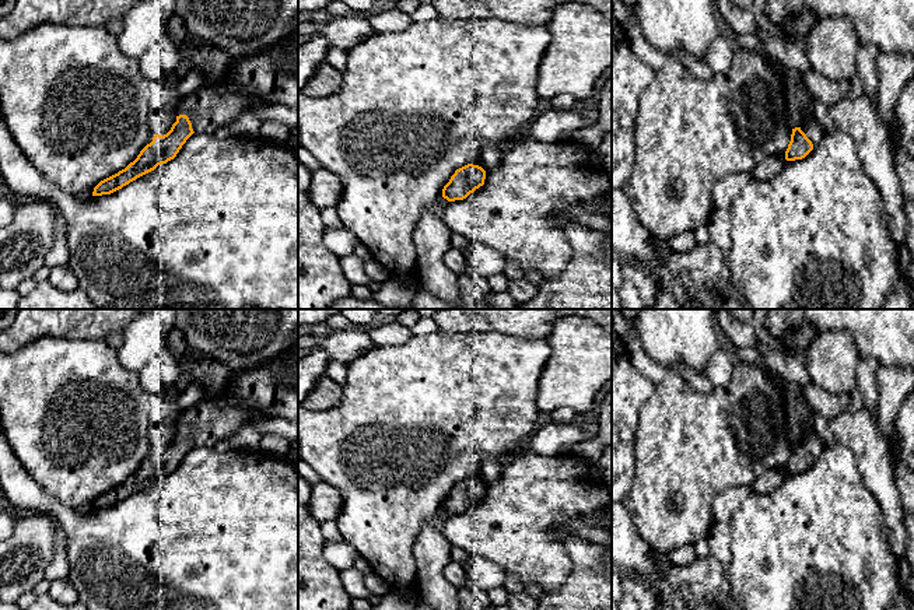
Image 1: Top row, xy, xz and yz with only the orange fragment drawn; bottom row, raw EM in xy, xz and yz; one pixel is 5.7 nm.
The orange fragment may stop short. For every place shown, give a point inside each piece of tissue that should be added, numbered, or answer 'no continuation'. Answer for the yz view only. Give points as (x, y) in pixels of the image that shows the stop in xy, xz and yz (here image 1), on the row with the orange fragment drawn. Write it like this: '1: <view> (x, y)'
1: yz (811, 128)

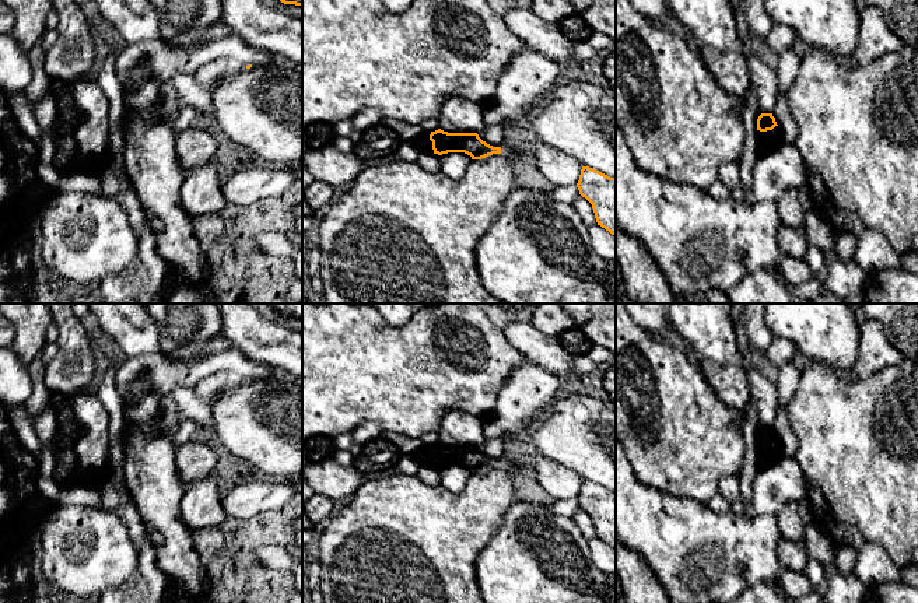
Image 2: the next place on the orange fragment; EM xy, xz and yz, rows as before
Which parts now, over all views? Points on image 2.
1: xz (423, 143)

